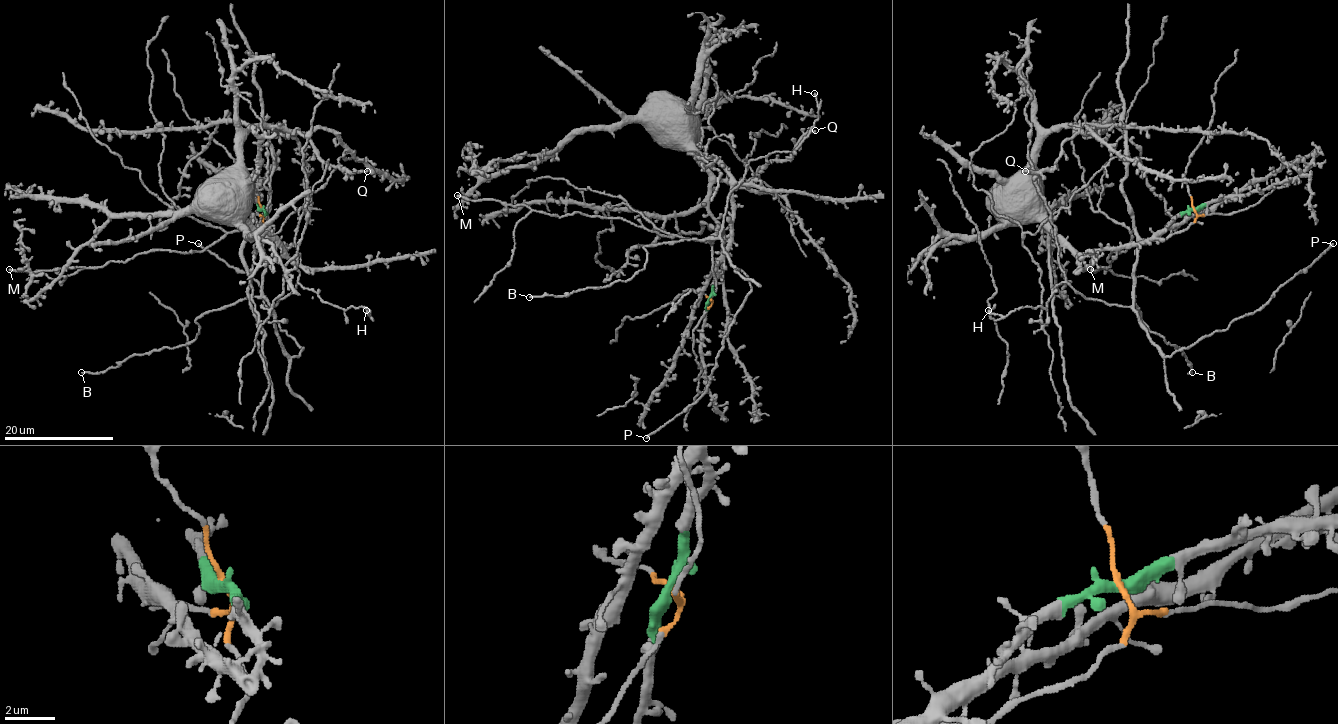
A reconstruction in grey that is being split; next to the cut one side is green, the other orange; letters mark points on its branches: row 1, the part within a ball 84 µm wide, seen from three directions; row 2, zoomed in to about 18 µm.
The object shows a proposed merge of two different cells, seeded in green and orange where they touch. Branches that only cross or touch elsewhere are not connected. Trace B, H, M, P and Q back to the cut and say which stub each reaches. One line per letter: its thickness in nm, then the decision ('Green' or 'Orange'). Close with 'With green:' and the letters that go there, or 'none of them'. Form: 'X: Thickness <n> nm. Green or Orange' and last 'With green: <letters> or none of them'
B: Thickness 200 nm. Orange
H: Thickness 320 nm. Orange
M: Thickness 240 nm. Orange
P: Thickness 200 nm. Orange
Q: Thickness 180 nm. Green
With green: Q

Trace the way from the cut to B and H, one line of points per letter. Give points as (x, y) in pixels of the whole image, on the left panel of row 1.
B: (261, 209), (268, 229), (260, 296), (205, 311), (189, 343), (130, 355), (99, 373), (81, 373)
H: (261, 209), (268, 229), (262, 296), (270, 306), (298, 283), (324, 302), (365, 307), (370, 315), (366, 310)

